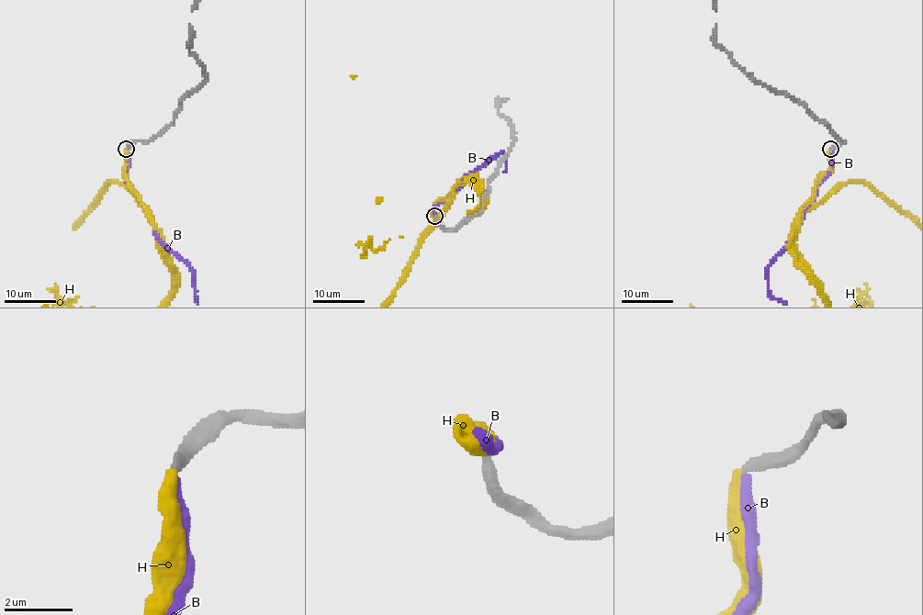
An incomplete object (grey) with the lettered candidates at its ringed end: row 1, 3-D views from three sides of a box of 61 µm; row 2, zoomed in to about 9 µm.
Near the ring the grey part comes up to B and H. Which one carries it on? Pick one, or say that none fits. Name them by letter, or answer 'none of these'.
B

